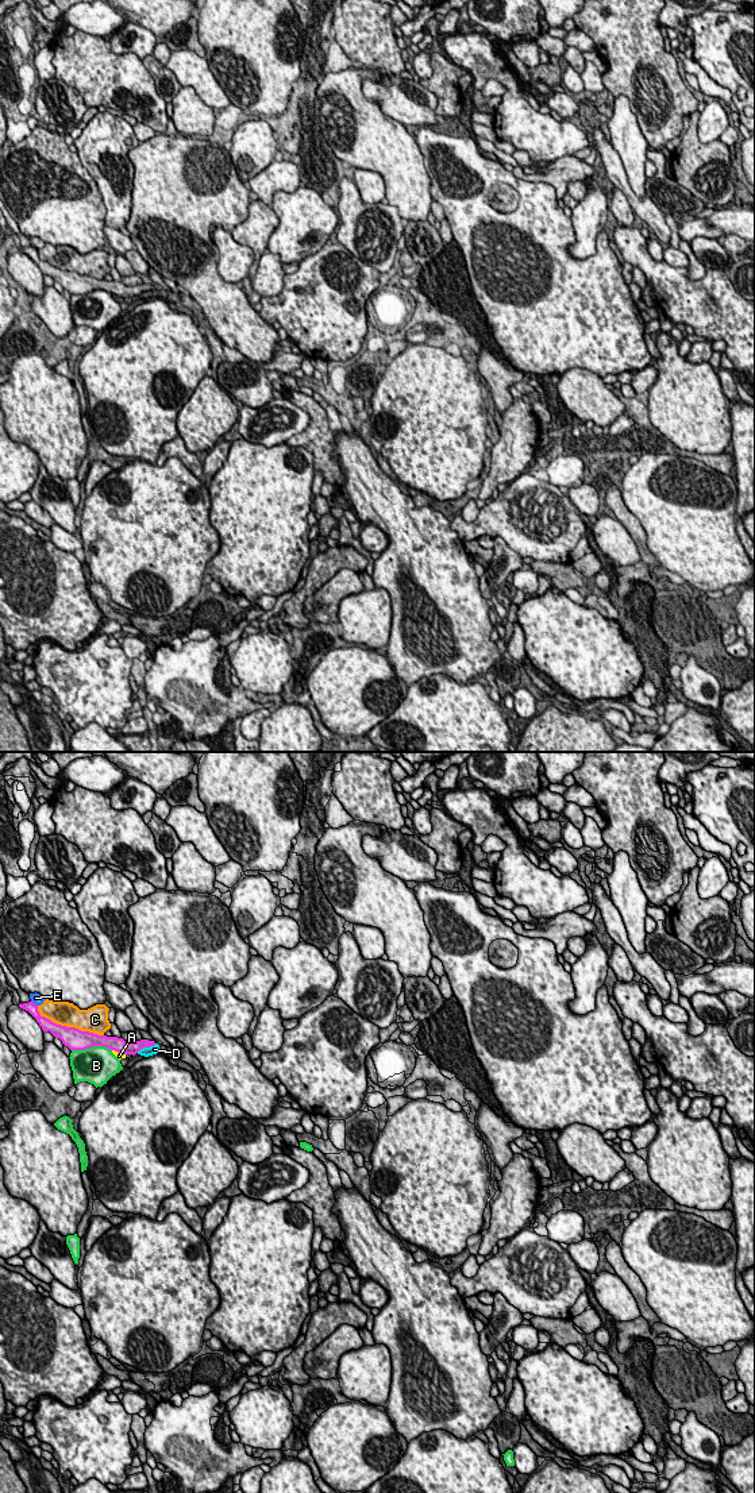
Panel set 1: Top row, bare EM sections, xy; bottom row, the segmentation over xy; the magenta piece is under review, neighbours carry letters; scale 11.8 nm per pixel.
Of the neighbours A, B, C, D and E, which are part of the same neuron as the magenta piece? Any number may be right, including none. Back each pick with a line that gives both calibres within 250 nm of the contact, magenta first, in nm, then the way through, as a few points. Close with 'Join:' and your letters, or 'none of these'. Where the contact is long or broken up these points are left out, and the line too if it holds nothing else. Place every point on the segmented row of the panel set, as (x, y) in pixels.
Join: none of these

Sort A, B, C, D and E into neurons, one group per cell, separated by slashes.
A D / B / C / E

